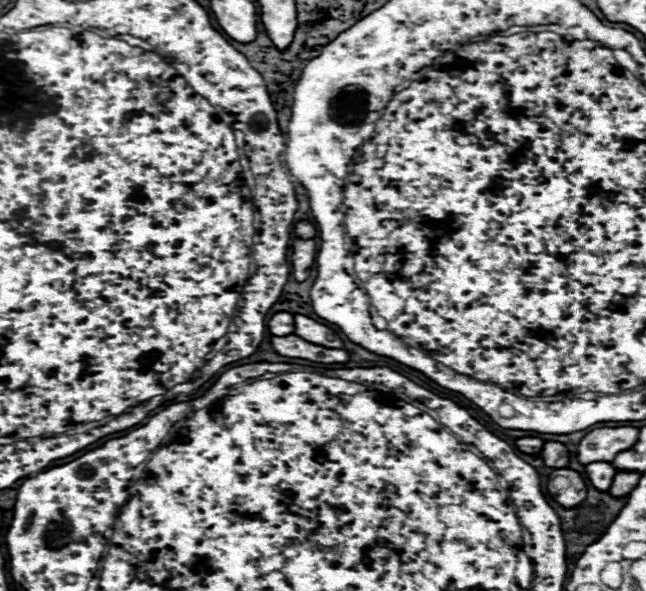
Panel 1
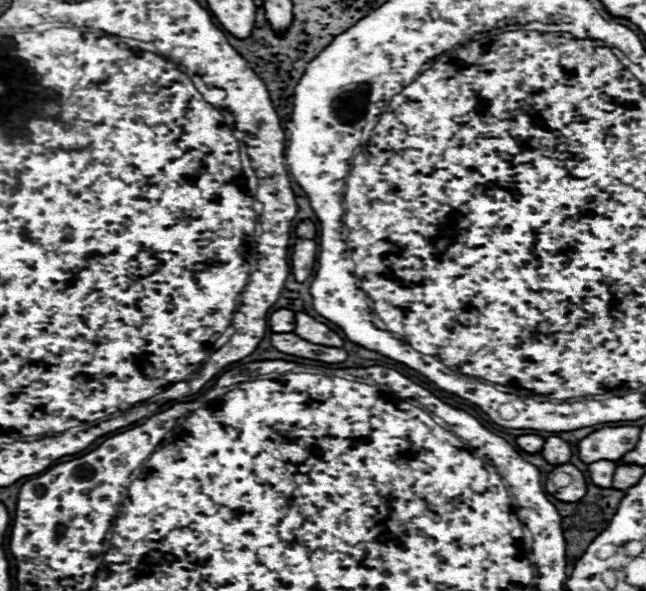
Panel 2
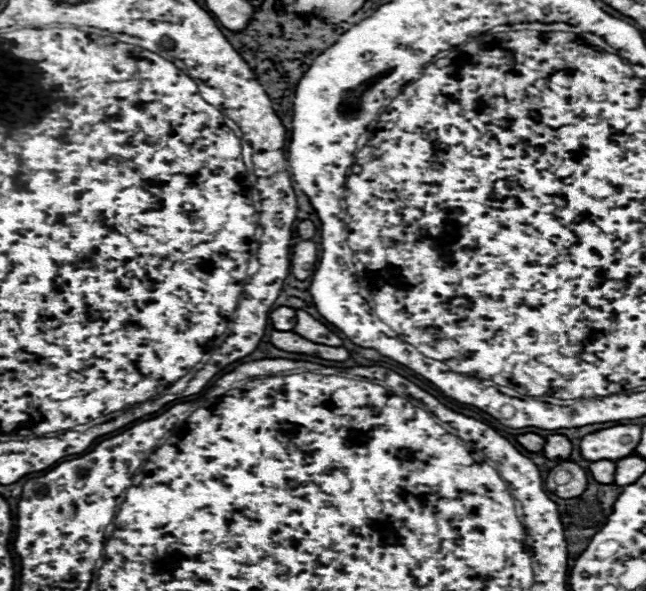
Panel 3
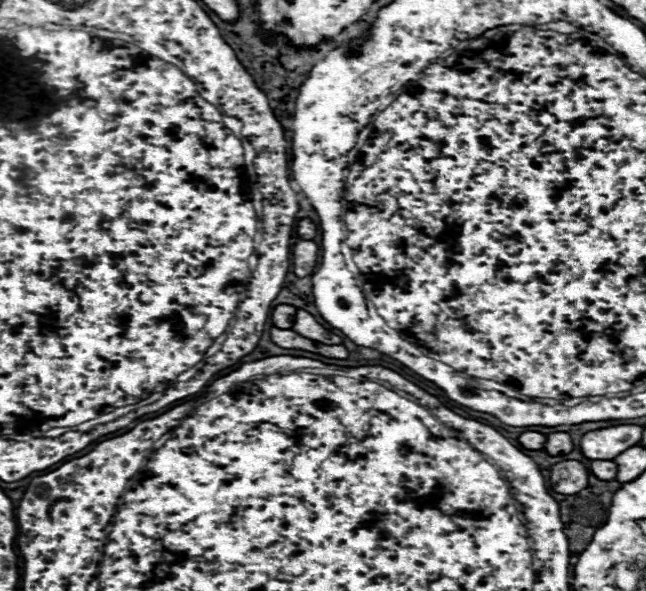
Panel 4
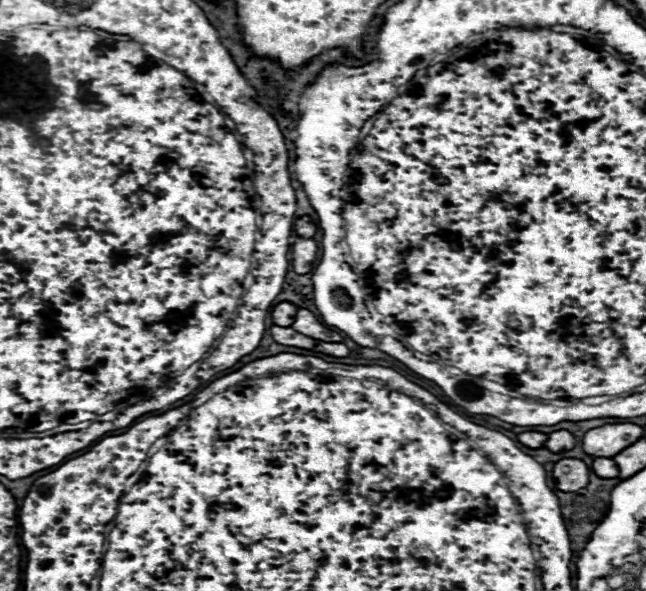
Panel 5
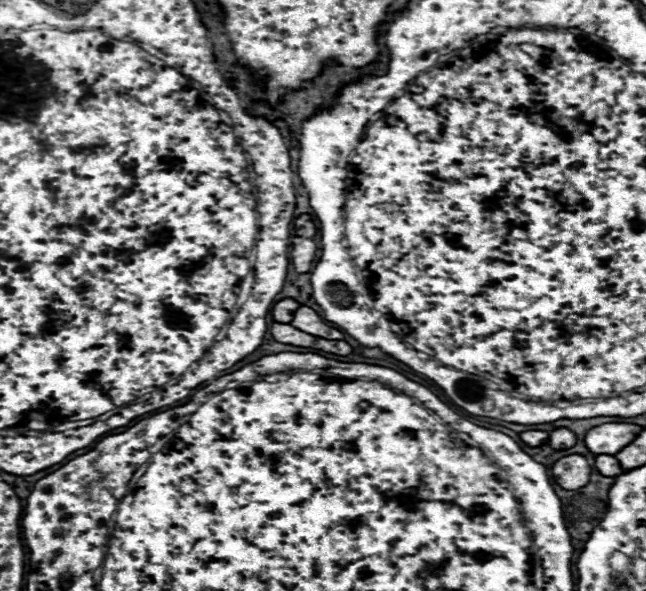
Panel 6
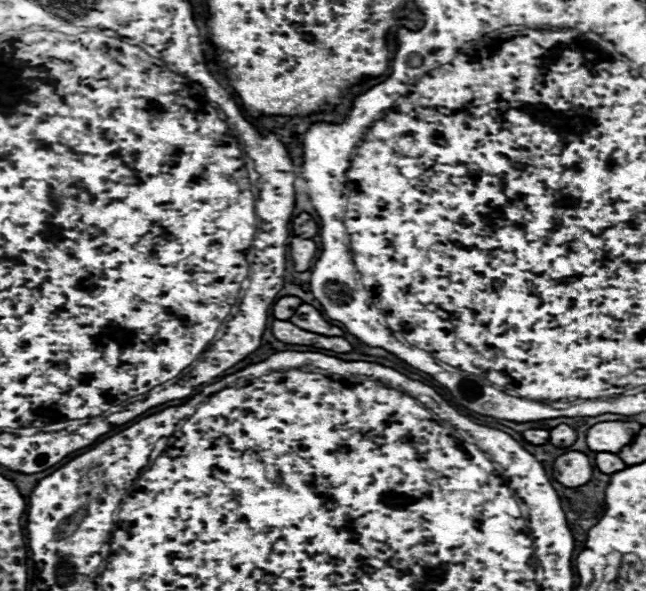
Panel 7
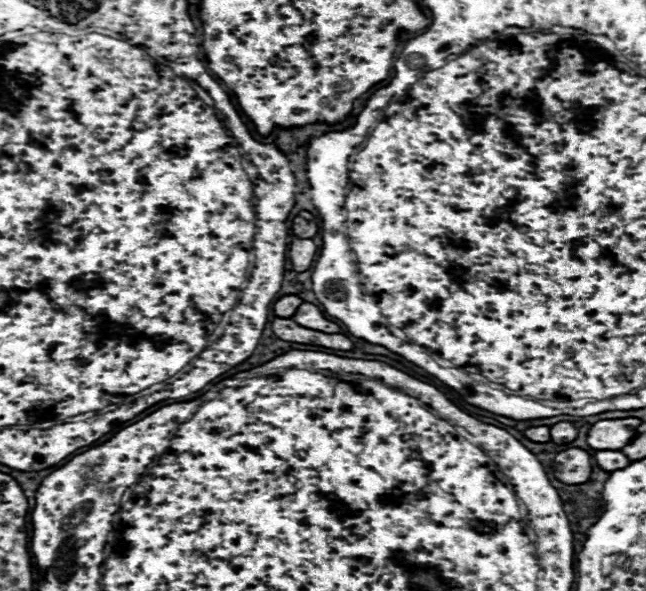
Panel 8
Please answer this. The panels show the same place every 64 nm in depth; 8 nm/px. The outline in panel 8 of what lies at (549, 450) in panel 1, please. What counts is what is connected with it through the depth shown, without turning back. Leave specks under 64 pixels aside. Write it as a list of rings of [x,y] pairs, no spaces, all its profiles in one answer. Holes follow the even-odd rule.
[[[558,422],[558,424],[554,424],[550,428],[550,434],[552,434],[552,442],[556,442],[556,444],[568,444],[568,442],[576,440],[578,430],[570,422]]]

